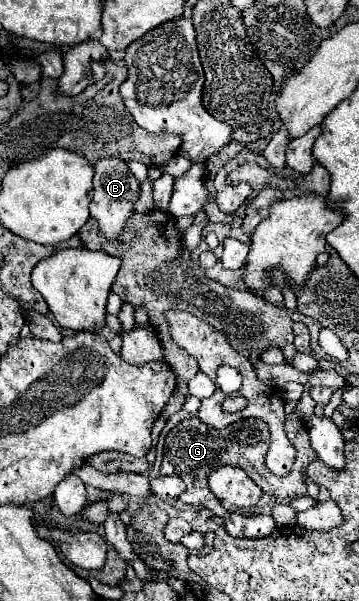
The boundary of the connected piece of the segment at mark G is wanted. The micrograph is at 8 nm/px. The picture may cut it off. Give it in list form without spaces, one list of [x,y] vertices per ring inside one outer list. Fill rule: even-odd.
[[[295,414],[287,416],[287,428],[289,428],[291,442],[295,442],[295,452],[297,452],[295,454],[295,464],[293,464],[291,472],[287,474],[287,478],[285,476],[275,476],[275,474],[269,472],[269,468],[265,468],[265,454],[267,454],[267,448],[269,448],[269,428],[267,428],[267,424],[261,424],[261,420],[241,420],[237,424],[231,424],[229,428],[215,430],[215,428],[205,426],[199,418],[185,418],[169,432],[169,436],[165,440],[165,456],[163,456],[161,474],[163,476],[179,476],[185,482],[187,488],[179,496],[181,502],[209,506],[221,518],[225,518],[225,510],[223,510],[221,502],[207,488],[209,472],[217,470],[219,466],[239,464],[249,476],[253,476],[255,484],[267,494],[273,494],[273,496],[279,496],[279,498],[305,496],[307,486],[305,486],[303,470],[309,466],[309,462],[315,460],[315,452],[309,444],[307,426]]]

